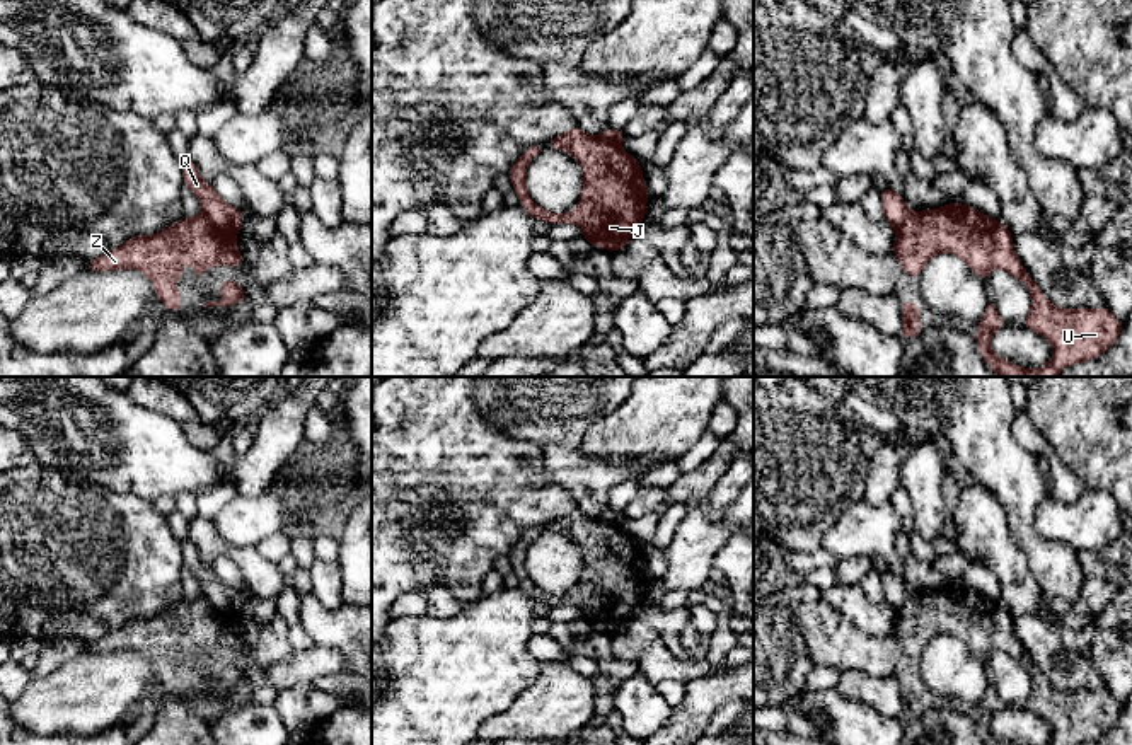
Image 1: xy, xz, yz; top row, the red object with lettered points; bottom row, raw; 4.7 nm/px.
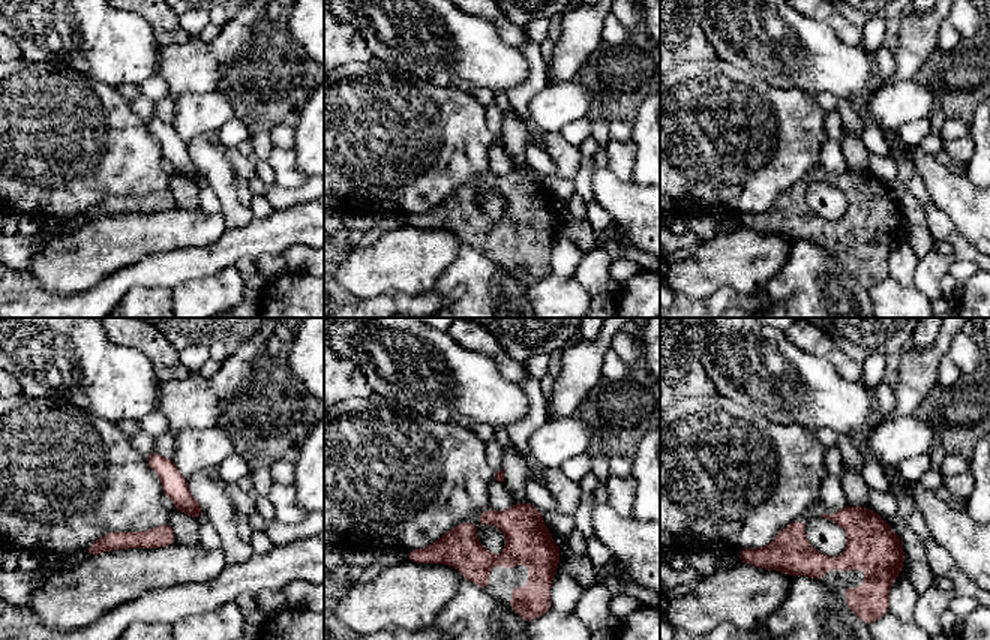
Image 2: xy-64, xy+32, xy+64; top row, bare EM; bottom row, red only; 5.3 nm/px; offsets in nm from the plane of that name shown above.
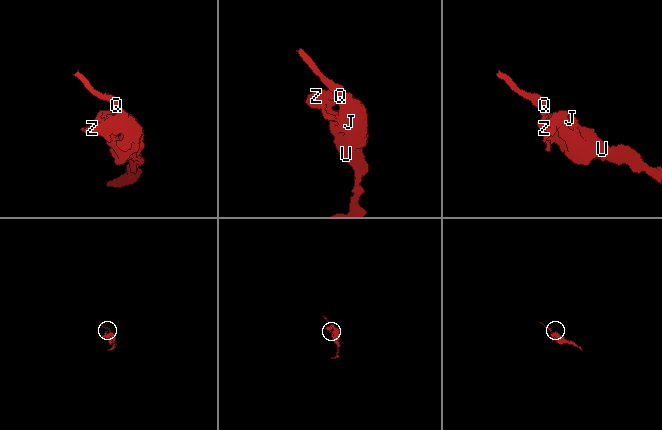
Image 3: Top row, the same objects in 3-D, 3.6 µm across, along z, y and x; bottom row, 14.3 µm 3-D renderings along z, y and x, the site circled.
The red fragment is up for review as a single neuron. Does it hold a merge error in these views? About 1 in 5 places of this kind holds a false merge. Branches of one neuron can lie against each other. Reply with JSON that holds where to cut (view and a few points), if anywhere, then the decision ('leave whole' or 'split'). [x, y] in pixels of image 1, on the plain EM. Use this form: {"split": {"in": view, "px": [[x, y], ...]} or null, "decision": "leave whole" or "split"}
{"split": {"in": "xy", "px": [[202, 594], [222, 612], [234, 617]]}, "decision": "split"}

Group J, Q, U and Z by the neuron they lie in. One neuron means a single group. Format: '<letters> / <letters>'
J U Z / Q

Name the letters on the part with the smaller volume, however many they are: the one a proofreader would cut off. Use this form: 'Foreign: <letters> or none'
Foreign: Q

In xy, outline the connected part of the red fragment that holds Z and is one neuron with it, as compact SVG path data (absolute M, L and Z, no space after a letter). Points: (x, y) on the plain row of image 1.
M206 597L182 600L155 617L133 617L121 629L85 644L90 653L113 653L131 650L143 653L153 665L157 680L172 694L181 690L181 677L176 661L184 656L182 643L188 641L194 650L194 660L201 661L205 651L215 646L244 648L245 643L235 629L235 617L222 614Z

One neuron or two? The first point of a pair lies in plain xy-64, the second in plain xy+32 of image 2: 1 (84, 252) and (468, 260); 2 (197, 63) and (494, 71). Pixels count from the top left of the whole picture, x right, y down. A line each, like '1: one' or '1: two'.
1: two
2: two

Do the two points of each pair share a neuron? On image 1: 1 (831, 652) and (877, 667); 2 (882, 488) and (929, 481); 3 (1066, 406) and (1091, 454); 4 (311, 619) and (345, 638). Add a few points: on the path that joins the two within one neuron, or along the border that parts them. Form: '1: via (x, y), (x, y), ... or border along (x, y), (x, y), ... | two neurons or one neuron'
1: via (843, 652), (861, 652), (865, 655) | one neuron
2: border along (897, 462), (897, 481), (900, 485) | two neurons
3: via (1078, 418), (1091, 442) | one neuron
4: via (319, 621), (336, 629) | one neuron

